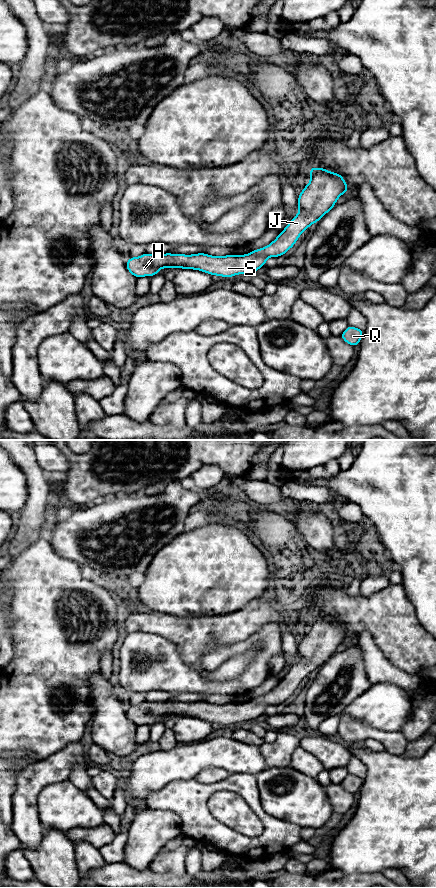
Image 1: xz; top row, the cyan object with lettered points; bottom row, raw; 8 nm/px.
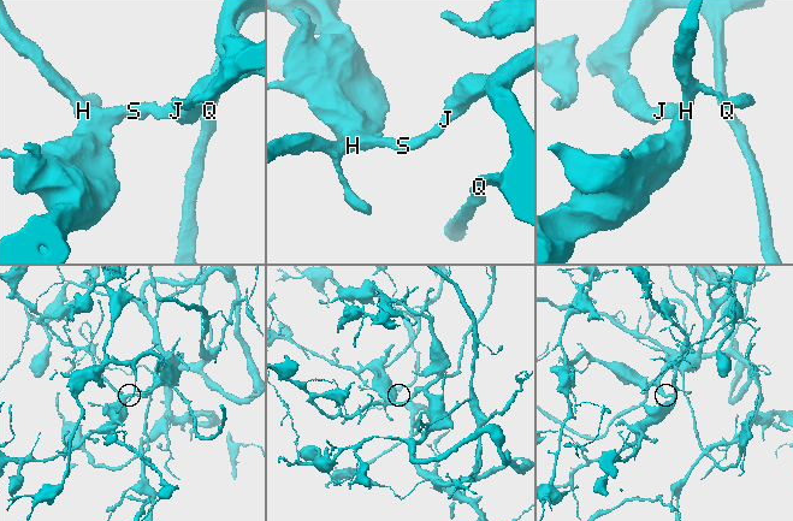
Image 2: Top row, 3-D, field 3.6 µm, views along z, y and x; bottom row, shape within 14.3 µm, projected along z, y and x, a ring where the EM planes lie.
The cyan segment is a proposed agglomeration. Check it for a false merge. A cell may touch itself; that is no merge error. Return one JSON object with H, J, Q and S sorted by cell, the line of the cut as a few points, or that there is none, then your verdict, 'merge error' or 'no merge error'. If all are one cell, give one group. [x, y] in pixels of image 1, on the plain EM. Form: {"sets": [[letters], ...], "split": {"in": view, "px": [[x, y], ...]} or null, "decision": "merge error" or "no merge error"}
{"sets": [["H", "J", "Q", "S"]], "split": null, "decision": "no merge error"}

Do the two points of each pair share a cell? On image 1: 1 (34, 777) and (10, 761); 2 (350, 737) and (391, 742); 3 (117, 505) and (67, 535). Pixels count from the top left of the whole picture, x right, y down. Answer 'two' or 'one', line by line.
1: two
2: one
3: one

